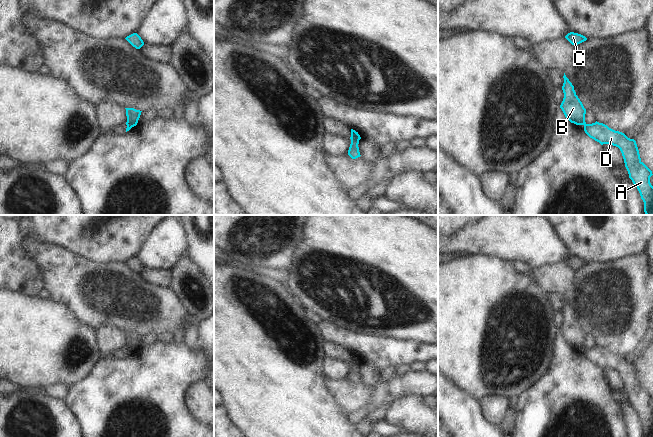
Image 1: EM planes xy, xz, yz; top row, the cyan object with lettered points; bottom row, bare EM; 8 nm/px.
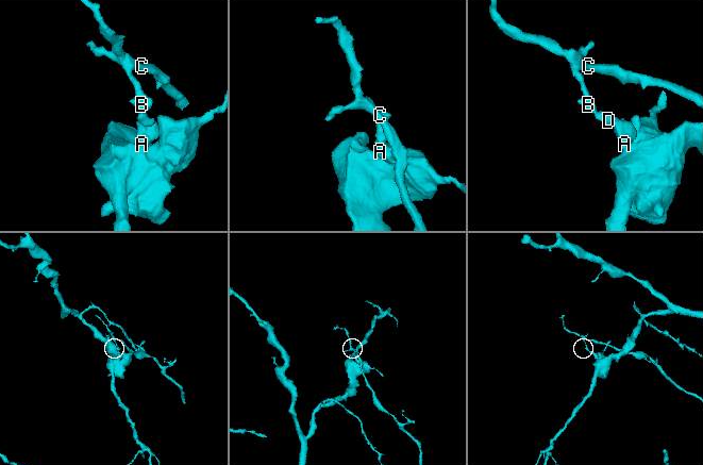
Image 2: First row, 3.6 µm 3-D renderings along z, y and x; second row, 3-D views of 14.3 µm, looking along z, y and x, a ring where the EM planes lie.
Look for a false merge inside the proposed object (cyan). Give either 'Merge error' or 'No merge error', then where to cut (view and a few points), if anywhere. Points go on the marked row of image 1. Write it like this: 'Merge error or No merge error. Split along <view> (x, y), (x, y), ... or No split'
Merge error. Split along xz (350, 137), (358, 141)

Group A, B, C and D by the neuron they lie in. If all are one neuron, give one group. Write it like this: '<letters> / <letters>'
A D / B C

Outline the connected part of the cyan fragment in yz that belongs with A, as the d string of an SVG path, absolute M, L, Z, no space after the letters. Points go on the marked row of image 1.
M597 121L592 124L585 124L584 131L601 145L610 144L620 149L629 178L637 187L644 202L644 212L646 215L653 215L653 186L650 183L650 177L653 174L641 161L636 141Z

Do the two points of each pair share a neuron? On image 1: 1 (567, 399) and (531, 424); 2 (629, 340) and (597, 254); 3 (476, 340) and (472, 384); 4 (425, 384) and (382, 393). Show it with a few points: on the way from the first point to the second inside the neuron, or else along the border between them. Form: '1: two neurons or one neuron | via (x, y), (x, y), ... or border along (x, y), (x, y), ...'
1: one neuron | via (558, 408), (540, 424)
2: two neurons | border along (623, 257), (611, 262), (587, 263)
3: one neuron | via (476, 351), (476, 373)
4: one neuron | via (414, 384), (405, 384), (393, 389)

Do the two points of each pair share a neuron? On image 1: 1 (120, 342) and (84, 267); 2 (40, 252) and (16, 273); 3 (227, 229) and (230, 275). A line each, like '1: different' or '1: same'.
1: different
2: different
3: different

